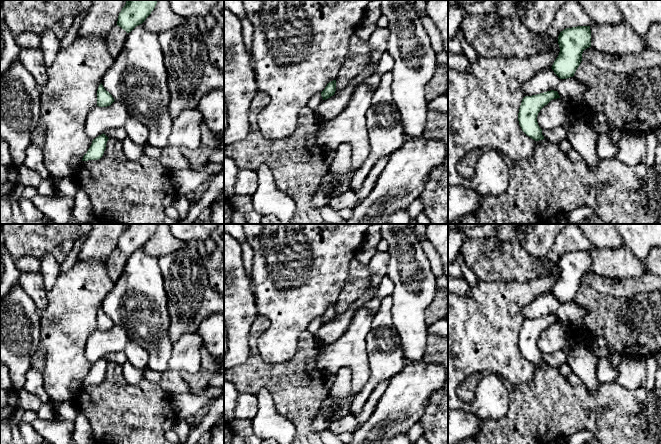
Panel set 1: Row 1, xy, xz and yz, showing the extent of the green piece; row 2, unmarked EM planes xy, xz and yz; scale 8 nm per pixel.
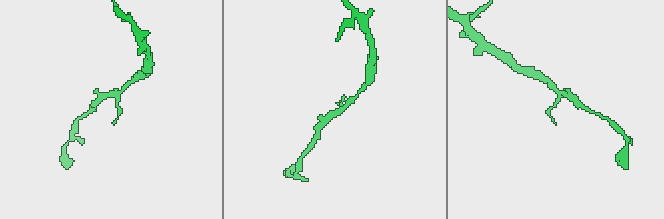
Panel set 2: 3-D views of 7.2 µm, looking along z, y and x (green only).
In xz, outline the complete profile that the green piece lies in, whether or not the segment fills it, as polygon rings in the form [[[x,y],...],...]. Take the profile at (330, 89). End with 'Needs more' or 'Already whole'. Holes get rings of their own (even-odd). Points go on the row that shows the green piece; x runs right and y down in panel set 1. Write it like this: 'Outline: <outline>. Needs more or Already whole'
Outline: [[[333,80],[329,82],[325,87],[325,89],[321,92],[323,100],[326,100],[331,96],[333,96],[335,94],[335,91],[336,91],[336,80]]]. Already whole

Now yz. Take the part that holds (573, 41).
Outline: [[[590,26],[566,28],[558,36],[560,52],[552,70],[560,79],[573,77],[582,61],[582,53],[591,47]]]. Already whole

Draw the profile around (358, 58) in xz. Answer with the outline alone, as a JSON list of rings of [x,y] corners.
[[[358,35],[351,36],[348,53],[336,79],[336,91],[343,91],[352,79],[360,75],[371,63],[370,47]]]

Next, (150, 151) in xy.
[[[148,145],[145,147],[143,155],[146,155],[152,158],[159,158],[161,155],[161,152],[162,152],[162,149]]]

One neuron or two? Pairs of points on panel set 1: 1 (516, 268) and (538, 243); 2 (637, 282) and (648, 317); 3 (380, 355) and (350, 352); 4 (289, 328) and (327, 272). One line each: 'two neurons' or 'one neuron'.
1: two neurons
2: two neurons
3: two neurons
4: one neuron

